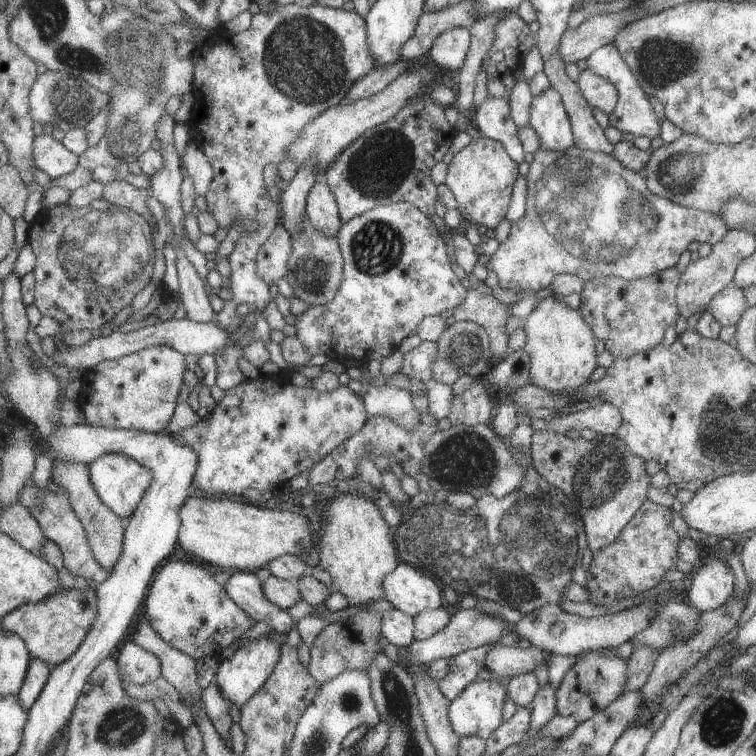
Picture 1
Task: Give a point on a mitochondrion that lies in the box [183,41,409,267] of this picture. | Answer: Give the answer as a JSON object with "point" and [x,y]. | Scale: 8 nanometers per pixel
{"point":[370,170]}

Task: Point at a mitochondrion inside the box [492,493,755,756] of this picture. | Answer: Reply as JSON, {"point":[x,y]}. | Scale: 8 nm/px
{"point":[723,721]}

